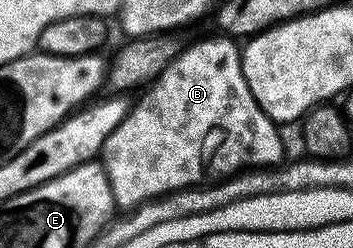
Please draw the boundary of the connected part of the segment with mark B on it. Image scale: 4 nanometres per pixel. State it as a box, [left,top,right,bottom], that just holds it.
[102,33,285,209]

